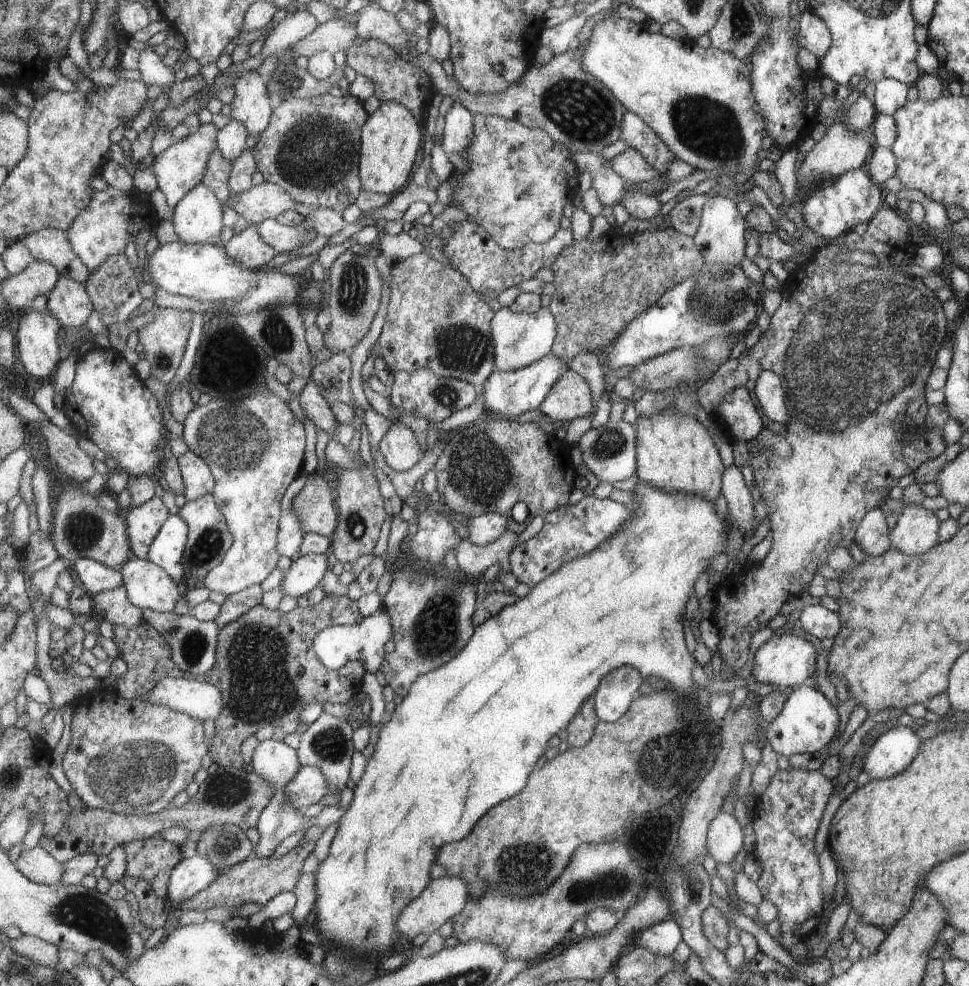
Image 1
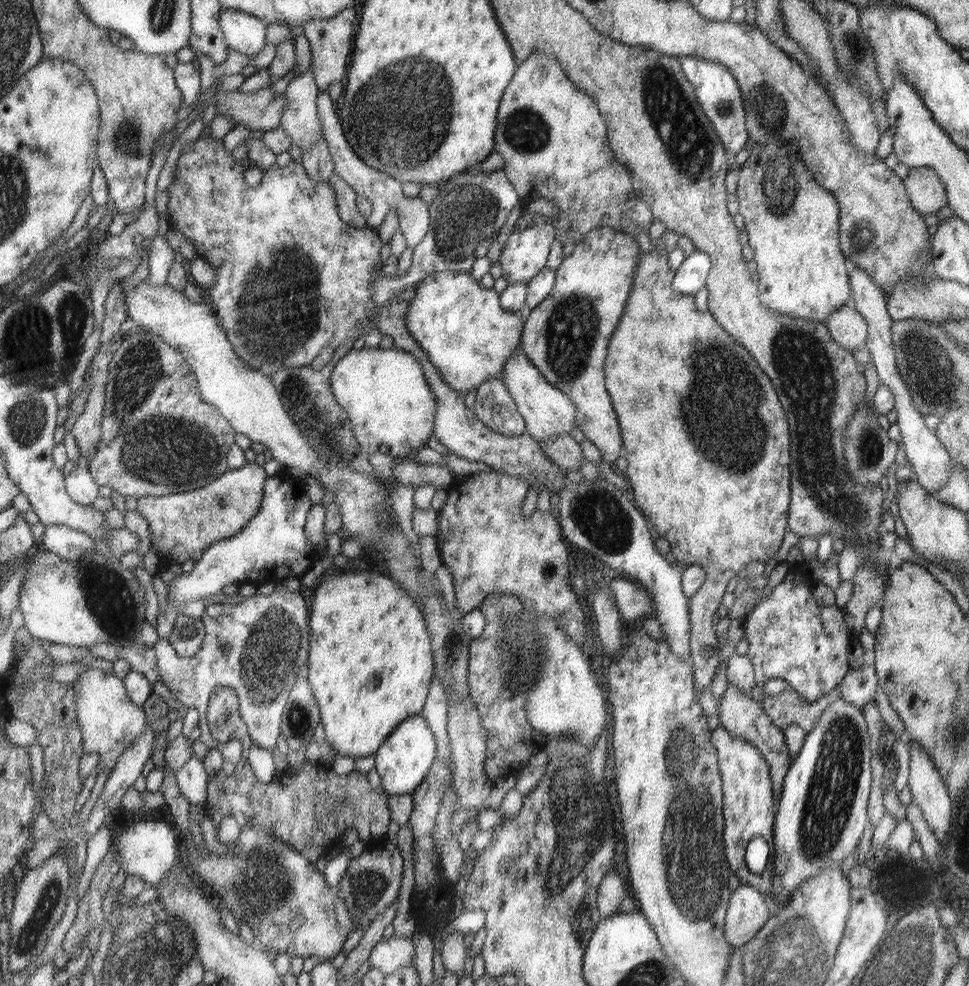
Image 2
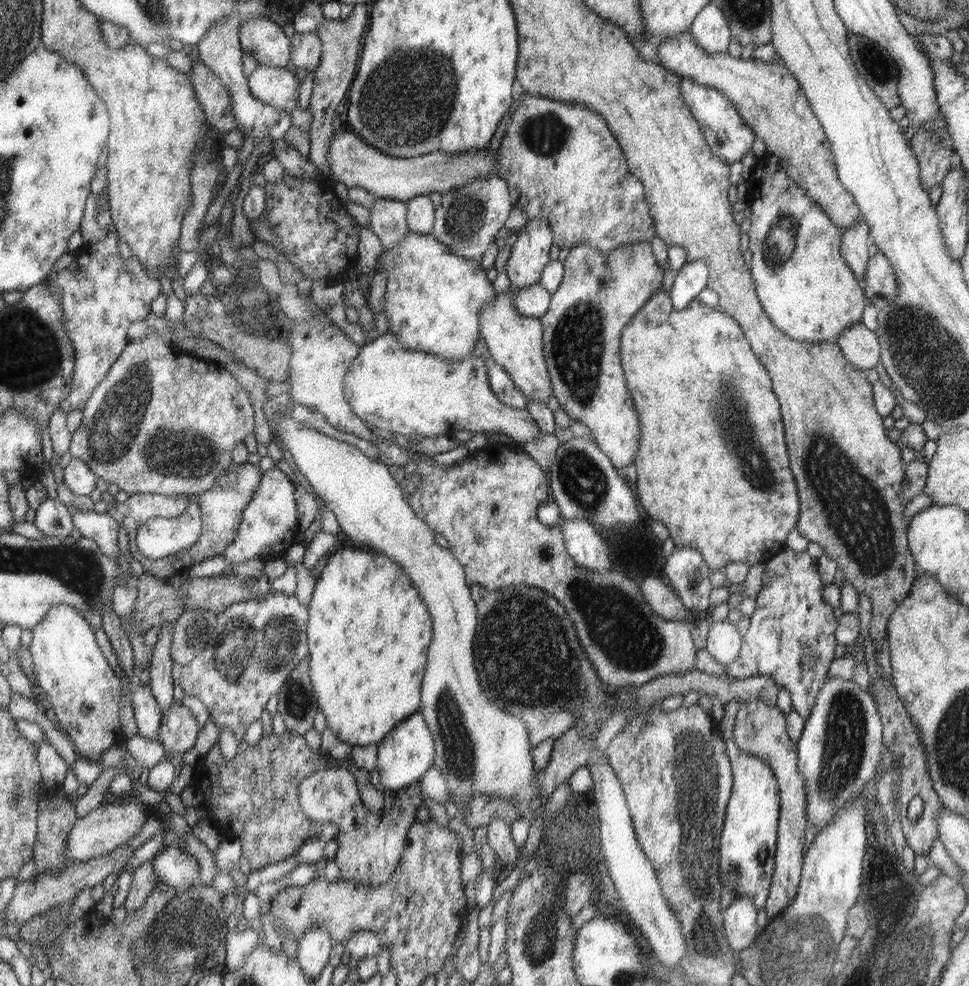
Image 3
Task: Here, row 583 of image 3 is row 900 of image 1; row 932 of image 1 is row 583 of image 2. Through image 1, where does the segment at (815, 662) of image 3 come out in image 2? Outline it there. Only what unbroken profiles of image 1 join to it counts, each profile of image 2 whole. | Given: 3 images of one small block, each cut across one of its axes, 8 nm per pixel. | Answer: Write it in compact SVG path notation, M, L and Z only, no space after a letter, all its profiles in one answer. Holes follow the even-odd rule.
M790 566L783 581L772 590L768 598L761 598L758 606L753 608L743 620L744 638L748 642L745 654L753 664L755 679L758 685L771 678L786 680L802 698L808 702L817 701L830 690L839 686L849 670L854 670L854 639L855 632L847 629L842 606L820 606L810 596L812 578L808 578L806 568Z

